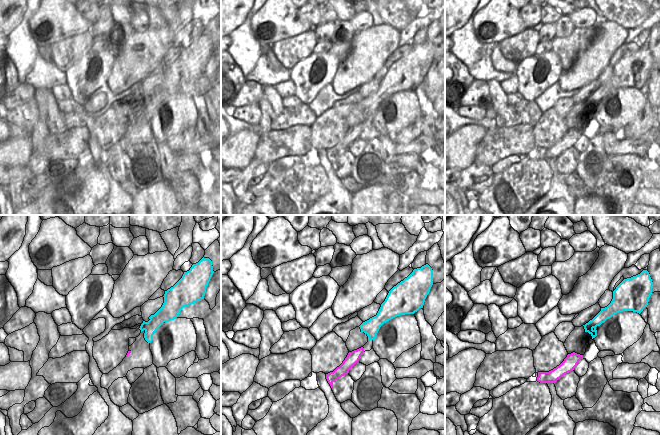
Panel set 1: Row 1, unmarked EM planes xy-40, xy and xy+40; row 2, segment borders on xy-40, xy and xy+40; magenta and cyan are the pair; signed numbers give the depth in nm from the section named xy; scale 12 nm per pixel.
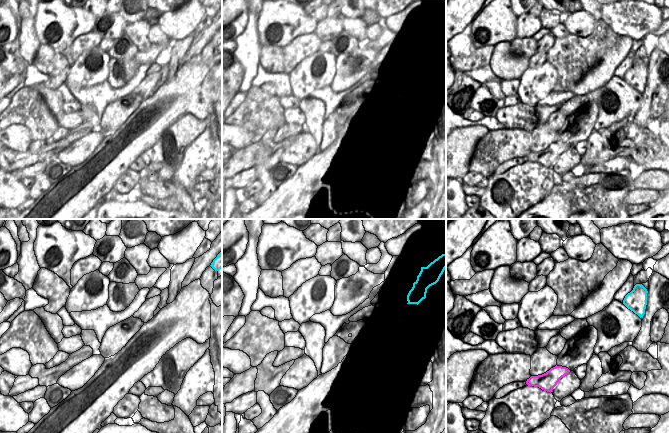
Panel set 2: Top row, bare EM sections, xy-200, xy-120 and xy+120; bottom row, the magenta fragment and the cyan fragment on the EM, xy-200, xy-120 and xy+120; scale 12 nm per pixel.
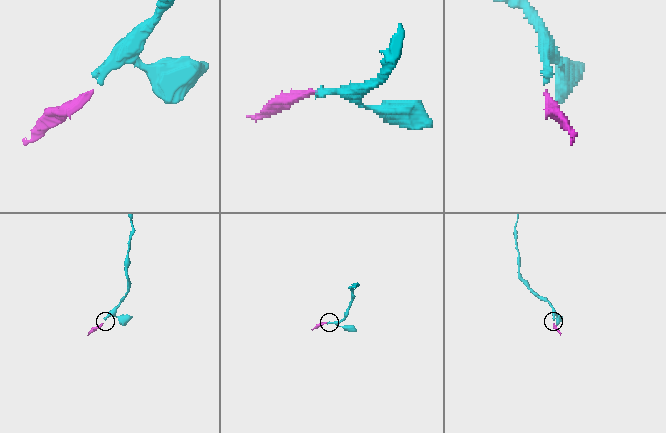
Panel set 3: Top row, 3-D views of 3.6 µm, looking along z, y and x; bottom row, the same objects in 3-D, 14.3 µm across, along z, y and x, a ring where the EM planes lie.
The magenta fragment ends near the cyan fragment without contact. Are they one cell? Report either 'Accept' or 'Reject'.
Accept.

